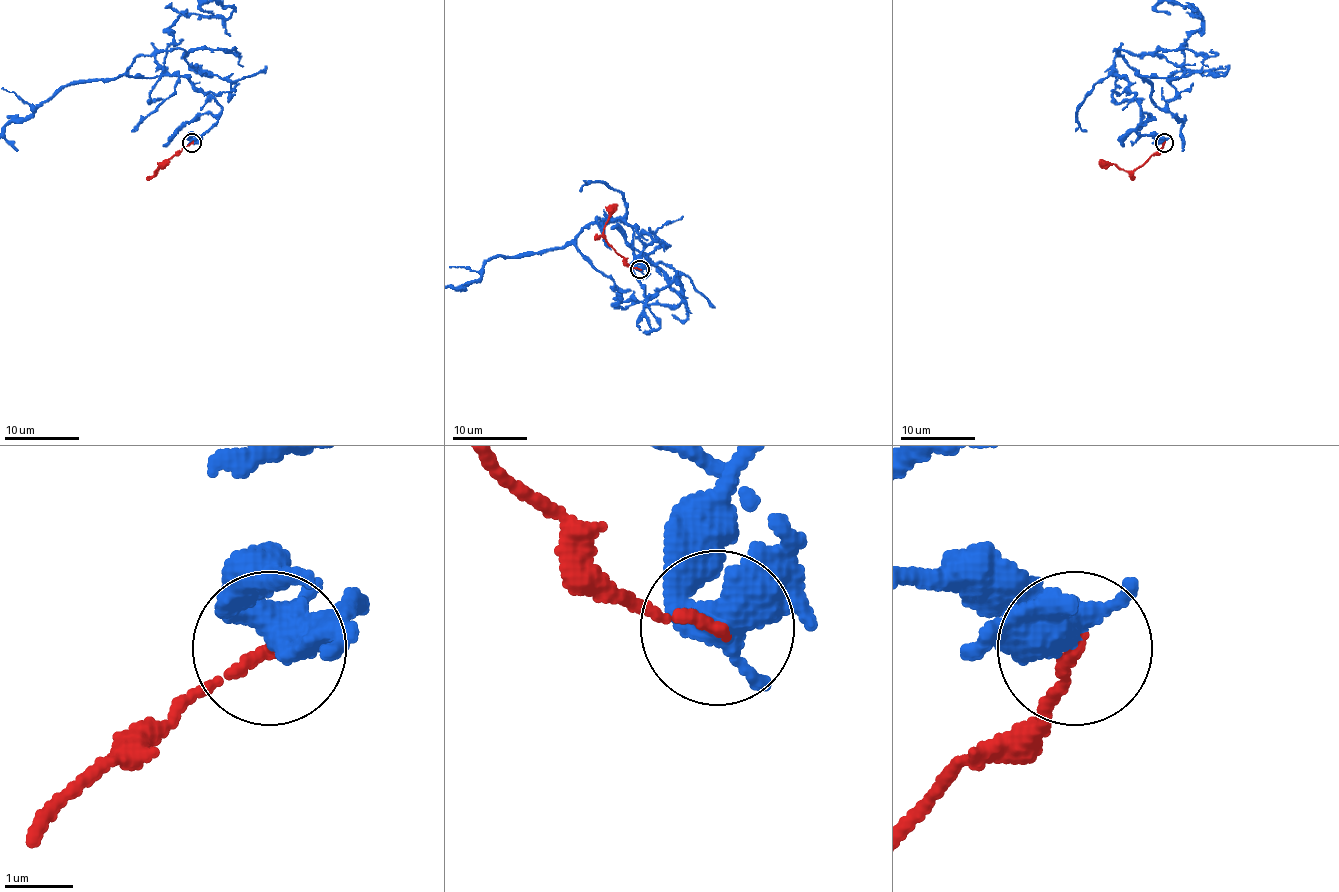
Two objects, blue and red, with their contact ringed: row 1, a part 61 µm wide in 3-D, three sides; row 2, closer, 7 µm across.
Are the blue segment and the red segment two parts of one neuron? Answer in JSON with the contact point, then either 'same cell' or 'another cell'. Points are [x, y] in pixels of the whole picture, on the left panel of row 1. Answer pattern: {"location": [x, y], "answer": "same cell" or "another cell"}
{"location": [192, 142], "answer": "another cell"}

